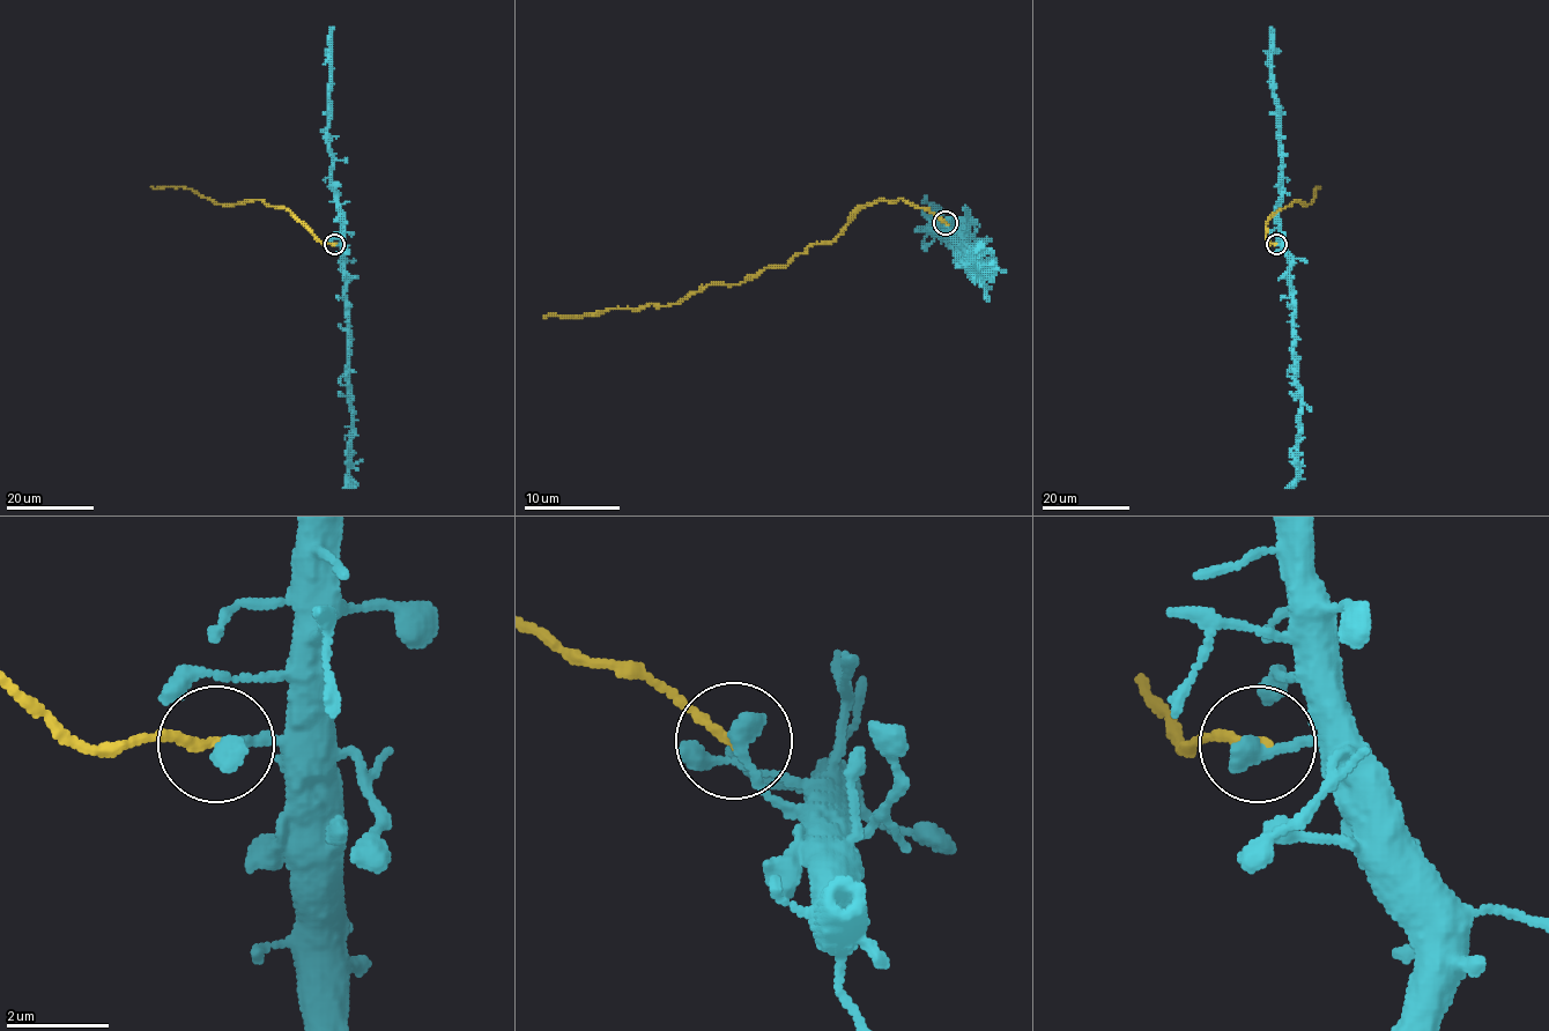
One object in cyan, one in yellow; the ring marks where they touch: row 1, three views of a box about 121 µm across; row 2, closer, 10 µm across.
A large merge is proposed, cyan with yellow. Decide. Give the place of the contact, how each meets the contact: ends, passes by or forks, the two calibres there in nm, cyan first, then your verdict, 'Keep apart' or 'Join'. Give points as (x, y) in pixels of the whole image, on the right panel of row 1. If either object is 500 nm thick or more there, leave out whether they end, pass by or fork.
Place: (1276, 244). At the ring cyan ends. At the ring yellow ends. Thickness 420 nm (cyan) against 190 nm. Keep apart

